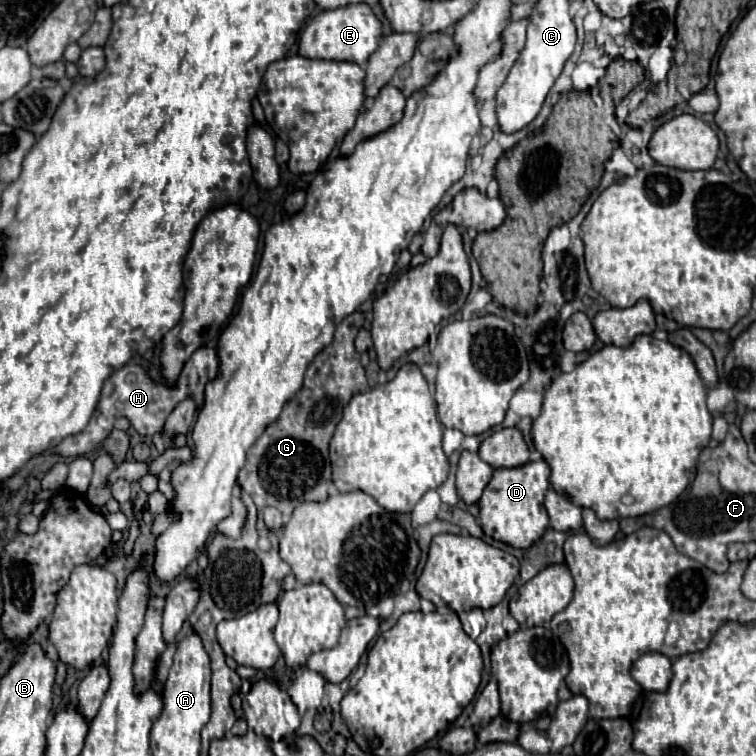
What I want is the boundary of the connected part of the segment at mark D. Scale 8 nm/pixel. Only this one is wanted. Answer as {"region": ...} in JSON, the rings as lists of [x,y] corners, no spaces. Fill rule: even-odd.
{"region":[[[544,459],[530,461],[516,469],[496,469],[492,481],[478,501],[482,531],[496,541],[518,549],[528,549],[540,541],[548,527],[548,513],[544,509],[544,495],[550,487],[548,477],[550,467]]]}

